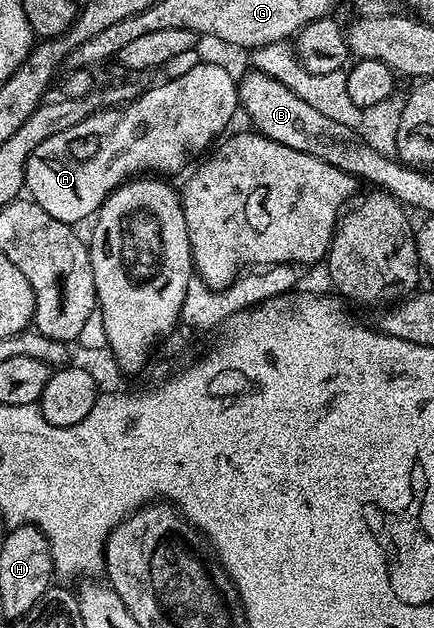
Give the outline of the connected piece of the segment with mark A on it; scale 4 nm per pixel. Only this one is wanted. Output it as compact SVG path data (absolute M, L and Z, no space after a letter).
M195 61L184 75L167 79L160 87L147 87L139 98L122 106L98 111L80 124L42 141L28 157L26 194L41 205L49 217L79 225L82 219L90 220L121 184L148 173L179 171L194 155L202 156L228 130L226 127L230 125L235 111L237 113L237 79L221 63Z

